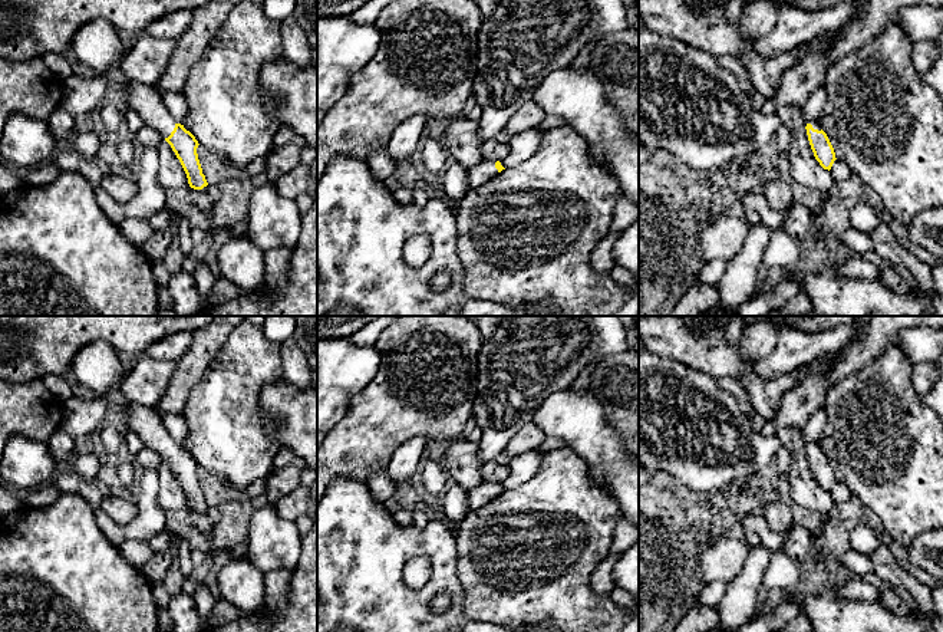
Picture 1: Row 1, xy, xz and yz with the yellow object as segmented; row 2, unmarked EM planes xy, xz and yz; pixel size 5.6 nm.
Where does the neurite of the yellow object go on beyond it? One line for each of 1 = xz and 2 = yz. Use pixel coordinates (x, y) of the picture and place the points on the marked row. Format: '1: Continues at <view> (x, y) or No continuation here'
1: Continues at xz (485, 171)
2: Continues at yz (815, 122)

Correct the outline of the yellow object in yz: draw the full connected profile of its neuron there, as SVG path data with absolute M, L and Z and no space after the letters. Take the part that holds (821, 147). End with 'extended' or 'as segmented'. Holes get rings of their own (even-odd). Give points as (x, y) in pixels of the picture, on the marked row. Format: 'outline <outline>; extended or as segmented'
outline M820 119L805 121L807 135L815 159L824 169L831 169L835 158L834 148L820 125Z; extended

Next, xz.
outline M482 159L477 167L466 171L469 188L478 188L485 182L495 178L502 169L505 169L499 161Z; extended

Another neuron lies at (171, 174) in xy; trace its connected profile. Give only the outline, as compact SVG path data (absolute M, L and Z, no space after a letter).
M161 139L158 155L159 155L158 181L162 185L162 188L166 191L172 188L187 187L194 208L204 214L210 214L214 203L211 201L205 191L194 190L189 187L187 174L179 159L177 158L171 145L165 139Z

